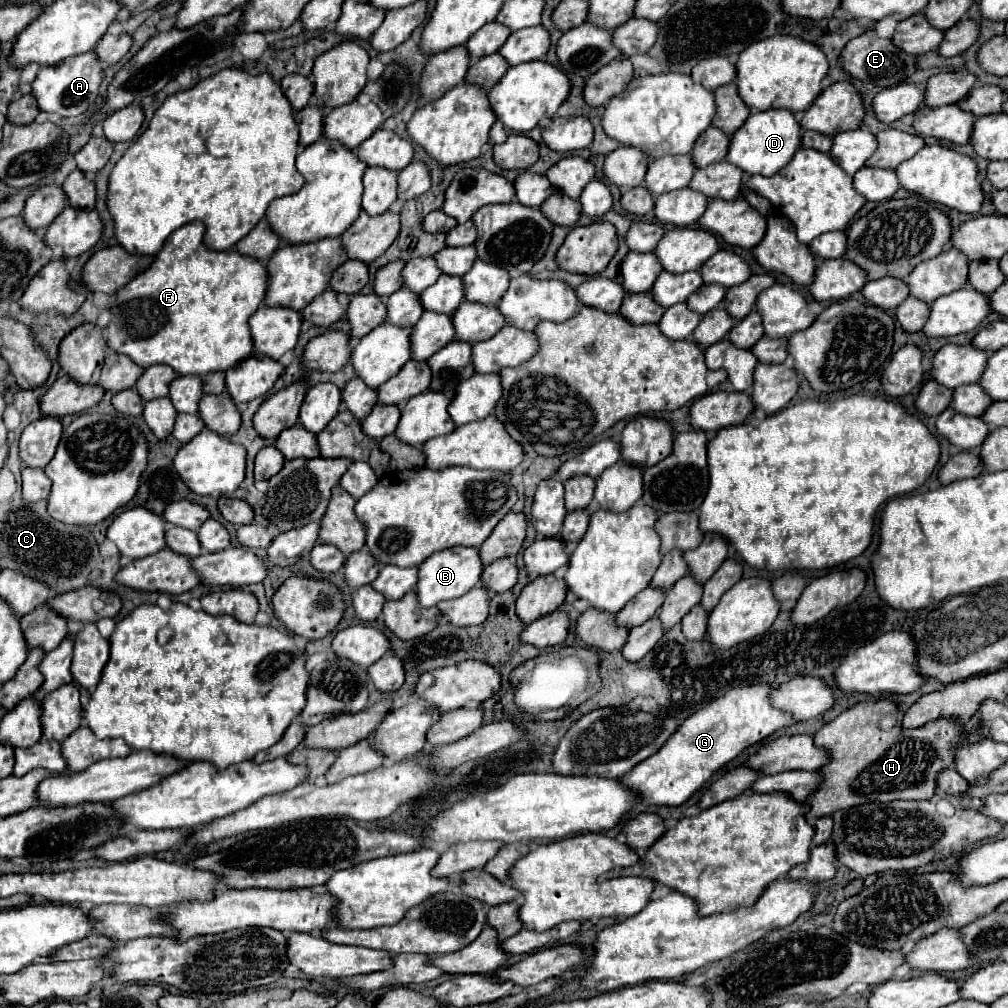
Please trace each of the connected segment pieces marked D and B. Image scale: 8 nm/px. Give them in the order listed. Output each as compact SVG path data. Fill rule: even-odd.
M786 108L752 112L750 118L744 122L744 126L734 132L726 160L730 164L742 168L746 174L772 176L792 160L792 156L796 154L800 144L802 144L802 126L794 112L790 112Z
M454 546L454 548L442 550L442 552L436 552L426 562L420 564L420 580L416 584L418 600L424 608L430 608L430 606L436 606L442 600L458 598L458 596L466 594L468 590L472 590L480 582L482 572L484 572L484 564L480 560L478 548Z

